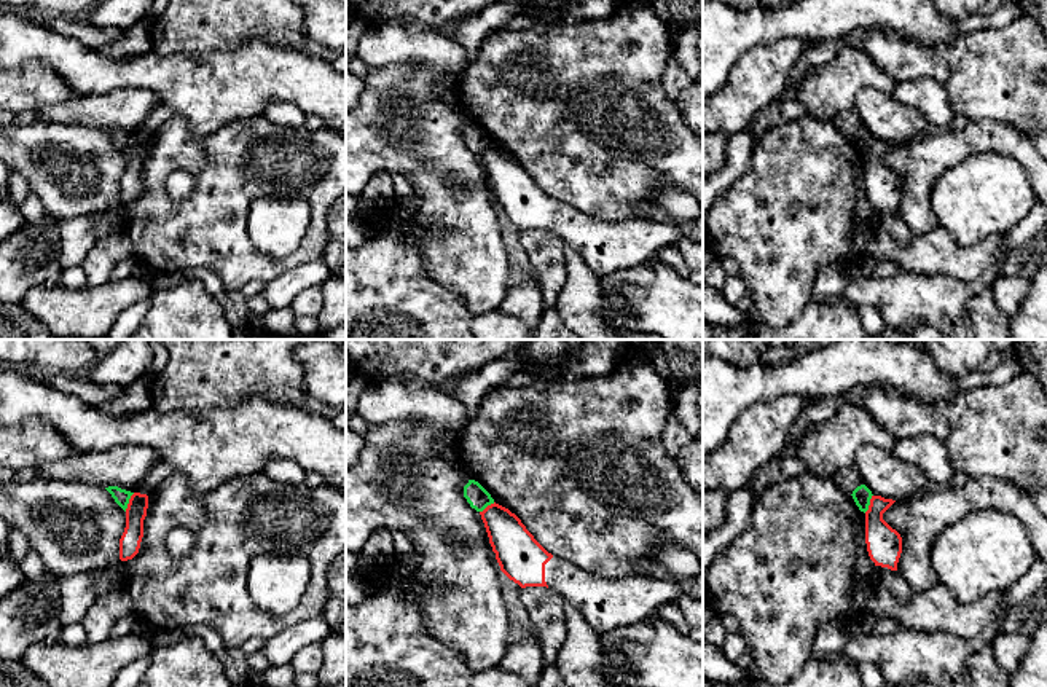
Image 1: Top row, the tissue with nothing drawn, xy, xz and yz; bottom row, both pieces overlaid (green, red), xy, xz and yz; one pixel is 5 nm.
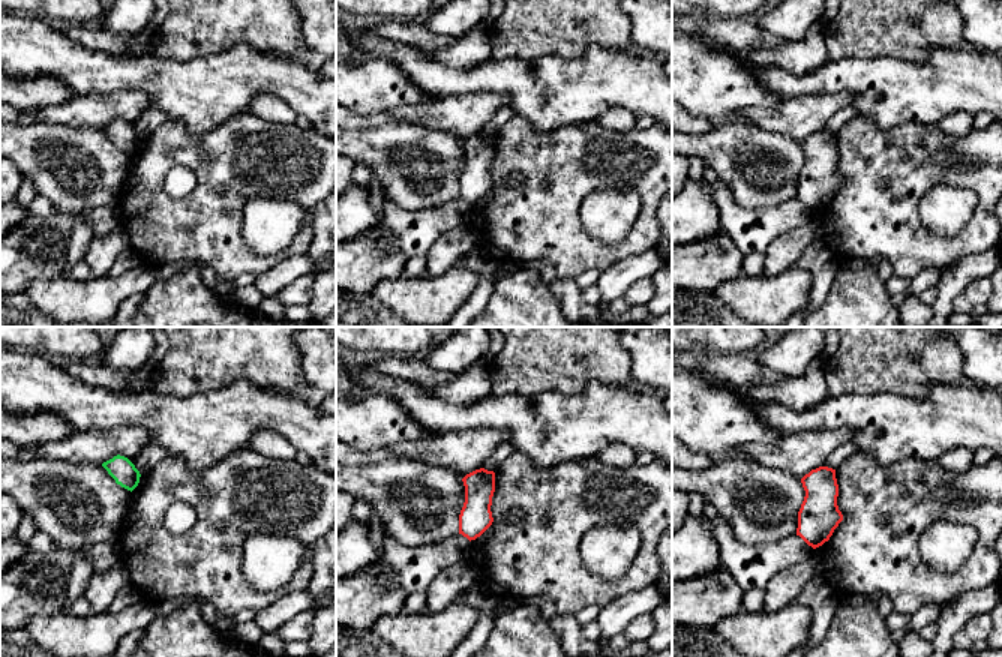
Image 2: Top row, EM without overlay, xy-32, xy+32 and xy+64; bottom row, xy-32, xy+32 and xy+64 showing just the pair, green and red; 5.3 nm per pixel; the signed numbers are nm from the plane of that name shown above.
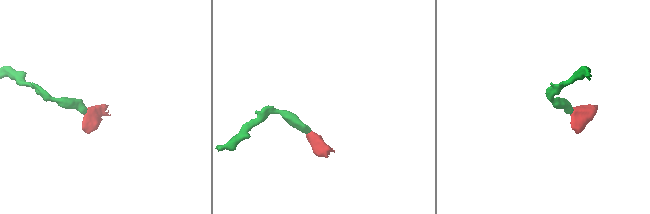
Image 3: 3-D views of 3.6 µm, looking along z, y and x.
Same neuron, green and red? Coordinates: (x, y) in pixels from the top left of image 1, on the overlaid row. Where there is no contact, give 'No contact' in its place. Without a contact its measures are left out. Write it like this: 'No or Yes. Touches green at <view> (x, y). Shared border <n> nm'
No. Touches green at xy (128, 502). Shared border 110 nm

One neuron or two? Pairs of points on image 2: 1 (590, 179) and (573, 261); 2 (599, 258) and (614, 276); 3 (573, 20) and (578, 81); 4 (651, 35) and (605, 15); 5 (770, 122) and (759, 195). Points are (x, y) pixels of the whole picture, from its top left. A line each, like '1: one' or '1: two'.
1: one
2: two
3: two
4: two
5: two

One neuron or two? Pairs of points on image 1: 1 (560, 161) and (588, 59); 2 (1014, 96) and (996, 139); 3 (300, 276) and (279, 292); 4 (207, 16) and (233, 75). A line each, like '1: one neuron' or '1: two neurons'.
1: one neuron
2: two neurons
3: one neuron
4: two neurons

